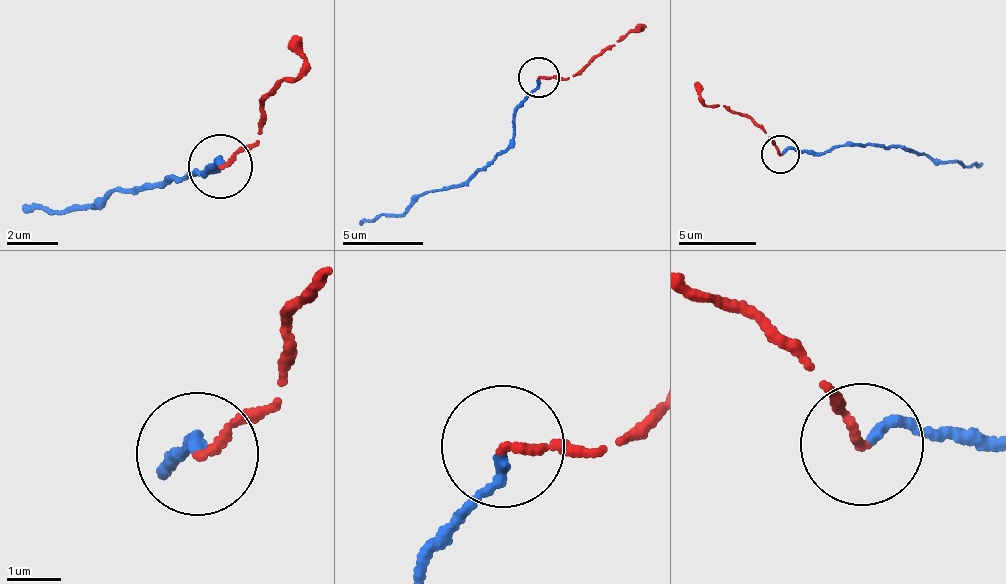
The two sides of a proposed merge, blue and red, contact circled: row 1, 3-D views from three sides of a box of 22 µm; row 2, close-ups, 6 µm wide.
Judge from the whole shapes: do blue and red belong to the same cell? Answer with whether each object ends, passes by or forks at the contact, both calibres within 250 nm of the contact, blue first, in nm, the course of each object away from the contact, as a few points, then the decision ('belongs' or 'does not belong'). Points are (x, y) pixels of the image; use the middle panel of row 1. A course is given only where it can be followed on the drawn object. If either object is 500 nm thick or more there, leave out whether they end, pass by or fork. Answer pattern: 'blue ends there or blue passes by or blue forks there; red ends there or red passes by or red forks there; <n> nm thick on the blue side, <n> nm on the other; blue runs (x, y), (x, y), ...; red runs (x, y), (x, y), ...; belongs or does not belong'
blue ends there; red ends there; 180 nm thick on the blue side, 130 nm on the other; blue runs (538, 80), (515, 115), (513, 136), (490, 163), (458, 186), (425, 193), (404, 209), (361, 226); red runs (538, 76), (565, 80), (616, 46), (625, 32), (642, 29); belongs

